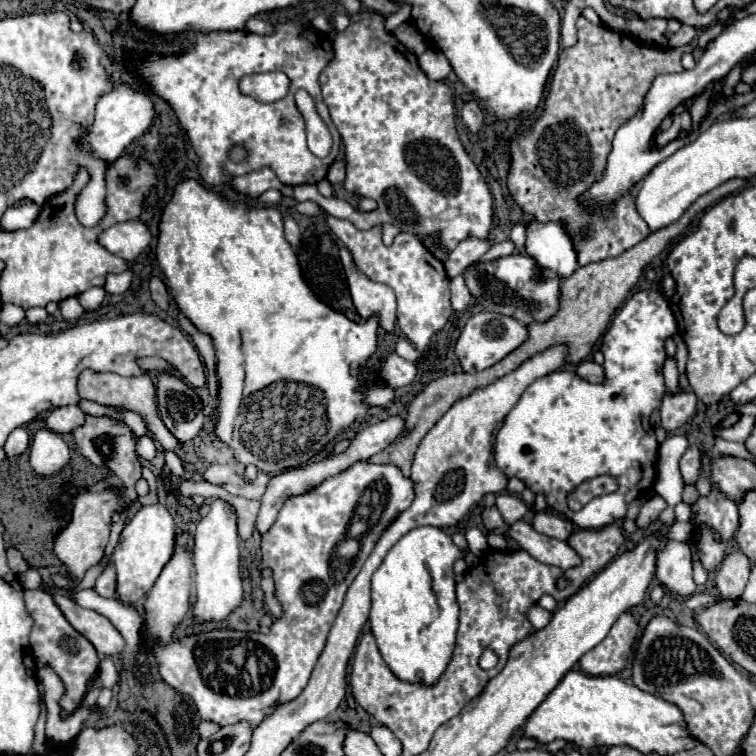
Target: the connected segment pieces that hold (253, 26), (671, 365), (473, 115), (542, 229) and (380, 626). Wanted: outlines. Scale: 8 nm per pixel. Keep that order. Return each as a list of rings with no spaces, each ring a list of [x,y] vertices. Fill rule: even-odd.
[[[254,16],[254,18],[250,18],[246,22],[246,30],[248,32],[256,32],[256,34],[270,34],[272,32],[272,24],[268,24],[268,22],[264,22],[264,20]]]
[[[666,356],[666,364],[662,366],[662,372],[664,372],[664,380],[666,380],[666,386],[670,388],[670,392],[678,392],[678,370],[676,370],[676,360]]]
[[[466,104],[466,112],[462,110],[462,120],[464,120],[464,124],[472,130],[472,132],[478,132],[478,128],[480,128],[480,124],[482,124],[482,112],[478,110],[478,106],[476,104]]]
[[[558,222],[528,224],[526,252],[544,270],[542,278],[568,278],[578,268],[572,242]]]
[[[420,526],[404,534],[388,550],[384,562],[372,576],[370,628],[382,658],[400,680],[406,680],[410,684],[436,684],[452,660],[460,614],[452,566],[458,558],[462,558],[462,550],[452,542],[452,538],[442,528]]]

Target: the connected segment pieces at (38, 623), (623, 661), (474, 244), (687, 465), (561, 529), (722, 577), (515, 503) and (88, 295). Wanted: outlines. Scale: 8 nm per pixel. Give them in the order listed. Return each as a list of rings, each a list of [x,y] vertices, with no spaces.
[[[26,590],[24,592],[24,600],[26,600],[26,610],[34,620],[32,626],[32,634],[30,634],[30,648],[32,648],[32,656],[34,662],[38,666],[52,666],[56,670],[56,674],[62,678],[64,686],[66,686],[66,694],[60,700],[62,710],[70,716],[84,700],[86,692],[88,692],[88,684],[98,676],[98,666],[100,666],[100,658],[96,648],[80,634],[76,632],[70,622],[60,614],[58,606],[54,604],[52,596],[42,592],[42,590]]]
[[[624,612],[608,636],[580,658],[580,668],[590,676],[612,676],[626,668],[632,656],[632,644],[638,636],[638,624],[632,614]]]
[[[466,238],[462,240],[446,258],[444,262],[444,268],[448,272],[450,278],[456,278],[460,276],[472,262],[480,260],[482,254],[488,252],[492,244],[488,240],[478,240],[478,238]]]
[[[690,446],[684,460],[682,460],[682,476],[686,484],[696,484],[696,478],[700,474],[700,450],[696,446]]]
[[[552,512],[534,514],[532,526],[534,526],[536,532],[540,532],[544,536],[550,536],[550,538],[556,538],[556,540],[568,540],[574,532],[572,520],[568,520],[564,516],[558,516],[558,514],[552,514]]]
[[[732,546],[732,550],[724,558],[724,562],[716,574],[716,586],[722,594],[722,598],[726,598],[726,600],[740,598],[746,588],[748,576],[750,576],[748,558],[738,550],[738,546]]]
[[[502,492],[498,494],[496,498],[496,508],[498,512],[502,514],[502,520],[510,526],[514,524],[516,520],[520,520],[526,512],[528,512],[528,506],[514,494],[508,494],[508,492]]]
[[[90,288],[90,290],[82,292],[82,294],[78,296],[78,300],[80,300],[80,304],[82,304],[84,310],[92,312],[92,310],[100,308],[104,296],[106,296],[106,290],[104,290],[104,288]]]

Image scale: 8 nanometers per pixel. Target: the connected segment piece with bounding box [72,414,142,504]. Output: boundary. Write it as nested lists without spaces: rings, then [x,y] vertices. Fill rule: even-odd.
[[[86,414],[86,420],[82,426],[74,428],[72,430],[72,436],[80,448],[80,452],[96,466],[106,466],[110,472],[114,472],[122,484],[124,484],[124,494],[126,494],[126,504],[134,502],[138,498],[136,494],[136,482],[142,478],[142,466],[140,466],[140,460],[134,452],[134,432],[130,426],[126,426],[124,422],[116,422],[108,416],[92,416],[92,414]]]

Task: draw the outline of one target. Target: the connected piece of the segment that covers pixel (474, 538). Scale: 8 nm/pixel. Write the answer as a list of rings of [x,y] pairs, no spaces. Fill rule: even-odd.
[[[470,528],[470,530],[466,530],[466,540],[468,540],[468,544],[470,544],[470,550],[474,552],[474,554],[482,554],[482,552],[486,552],[488,550],[488,544],[486,544],[486,536],[478,530],[478,528]]]

